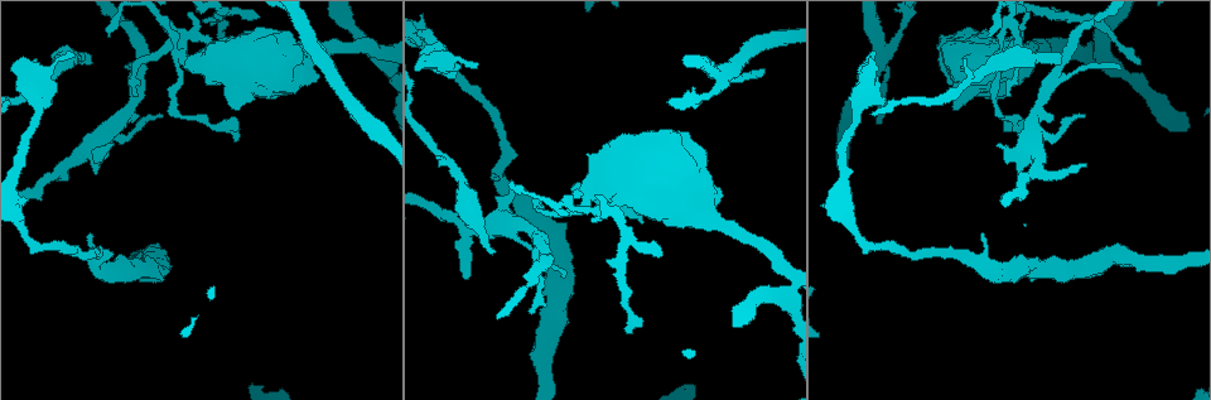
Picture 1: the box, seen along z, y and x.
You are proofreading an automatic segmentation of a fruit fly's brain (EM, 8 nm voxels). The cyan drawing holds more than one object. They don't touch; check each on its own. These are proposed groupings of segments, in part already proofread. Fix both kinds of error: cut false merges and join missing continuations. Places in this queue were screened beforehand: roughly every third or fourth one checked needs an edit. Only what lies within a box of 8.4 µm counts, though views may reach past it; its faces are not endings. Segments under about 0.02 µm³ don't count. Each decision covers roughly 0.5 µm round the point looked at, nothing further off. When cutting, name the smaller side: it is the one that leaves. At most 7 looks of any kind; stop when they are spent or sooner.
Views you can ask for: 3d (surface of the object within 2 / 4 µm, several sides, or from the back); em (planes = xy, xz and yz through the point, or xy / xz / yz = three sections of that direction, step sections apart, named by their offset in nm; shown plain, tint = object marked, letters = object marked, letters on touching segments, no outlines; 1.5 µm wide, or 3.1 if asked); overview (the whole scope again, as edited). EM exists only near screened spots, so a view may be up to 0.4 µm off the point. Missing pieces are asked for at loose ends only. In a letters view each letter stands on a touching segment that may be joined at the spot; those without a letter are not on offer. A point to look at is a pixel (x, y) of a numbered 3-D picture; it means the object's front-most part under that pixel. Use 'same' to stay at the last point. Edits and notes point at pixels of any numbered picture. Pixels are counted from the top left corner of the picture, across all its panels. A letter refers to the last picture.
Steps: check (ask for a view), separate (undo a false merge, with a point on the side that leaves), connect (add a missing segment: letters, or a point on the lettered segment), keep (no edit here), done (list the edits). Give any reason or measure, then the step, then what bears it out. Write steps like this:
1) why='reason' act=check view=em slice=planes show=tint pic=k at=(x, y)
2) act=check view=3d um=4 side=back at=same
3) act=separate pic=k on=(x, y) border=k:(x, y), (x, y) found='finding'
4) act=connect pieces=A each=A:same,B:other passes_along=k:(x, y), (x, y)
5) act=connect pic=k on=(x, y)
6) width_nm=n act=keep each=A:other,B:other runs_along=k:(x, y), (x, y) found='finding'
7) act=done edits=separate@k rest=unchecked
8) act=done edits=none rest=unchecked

why='a narrow waist' act=check view=3d um=4 pic=1 at=(881, 51)

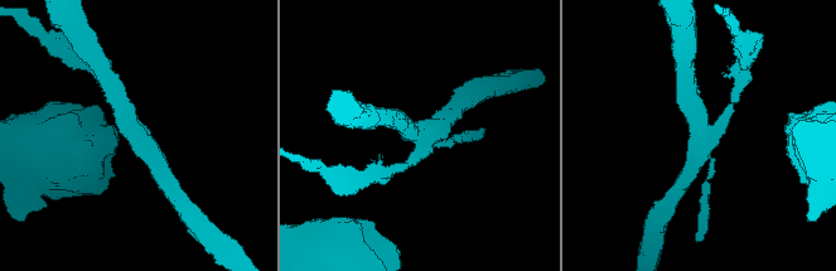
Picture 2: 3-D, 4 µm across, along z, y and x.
act=check view=em slice=yz step=4 show=tint pic=2 at=(703, 140)

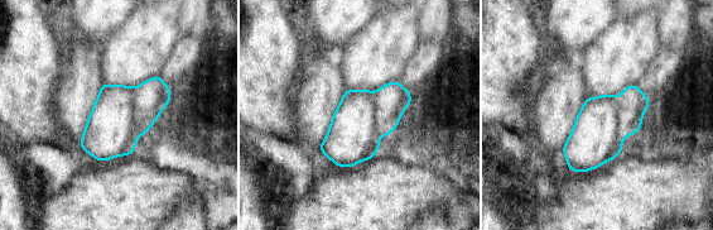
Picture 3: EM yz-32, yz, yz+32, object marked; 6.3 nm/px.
act=check view=em slice=xz step=8 show=letters at=same

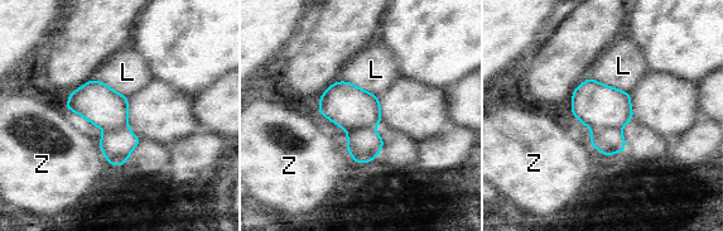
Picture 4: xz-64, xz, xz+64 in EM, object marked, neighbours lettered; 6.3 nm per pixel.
arms=3 act=separate pic=4 on=(608, 142) each=L:other,Z:other found='a second neuron is stuck on'

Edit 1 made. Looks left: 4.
why='see it whole again' act=check view=overview

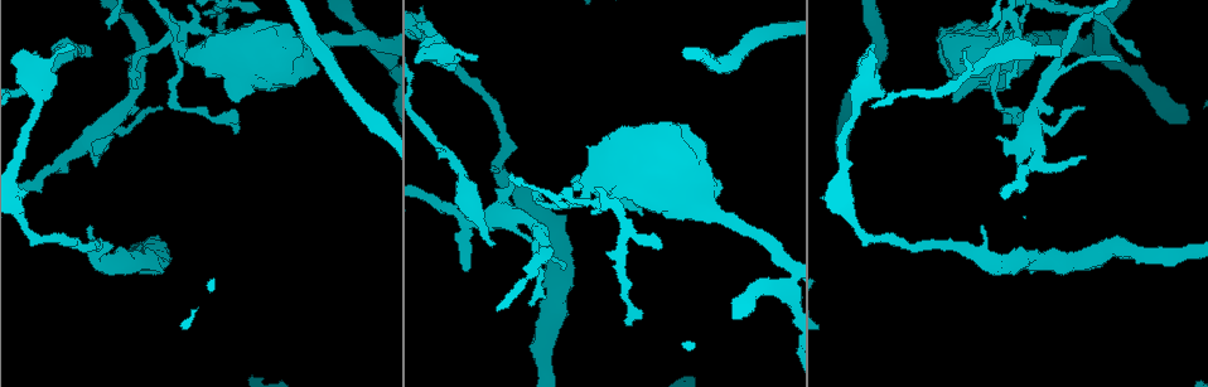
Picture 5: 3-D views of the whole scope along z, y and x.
why='thin arm on a thick one' act=check view=em slice=planes show=plain pic=5 at=(591, 182)

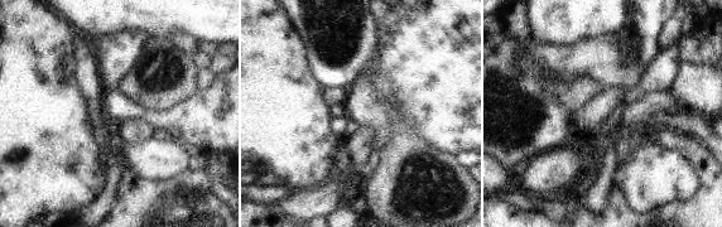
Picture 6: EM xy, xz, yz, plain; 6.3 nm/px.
why='see the neighbours' act=check view=em slice=planes show=letters at=same

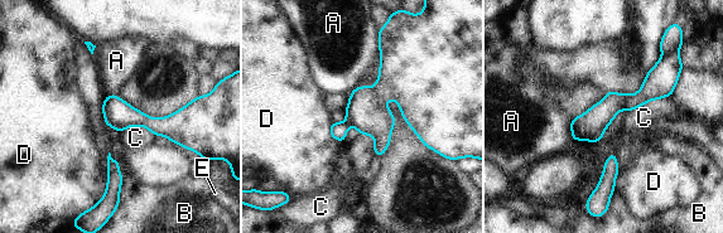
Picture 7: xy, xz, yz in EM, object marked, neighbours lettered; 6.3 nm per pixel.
width_nm=190 act=separate pic=7 on=(338, 130) each=A:other,B:other,C:other,D:other,E:other border=7:(346, 121), (348, 126) found='a second neuron is stuck on'

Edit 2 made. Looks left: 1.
act=done edits=separate@4,separate@7 rest=unchecked

